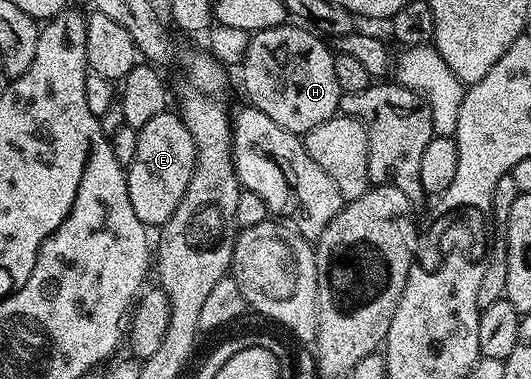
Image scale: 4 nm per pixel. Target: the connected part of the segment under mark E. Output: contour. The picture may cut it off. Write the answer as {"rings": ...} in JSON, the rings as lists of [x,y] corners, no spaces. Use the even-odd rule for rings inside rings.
{"rings":[[[165,112],[148,121],[138,132],[138,148],[134,152],[134,160],[126,167],[130,204],[134,204],[138,220],[142,220],[149,228],[160,228],[170,221],[172,213],[186,196],[195,167],[194,136],[190,136],[190,130],[180,119],[179,113]]]}

